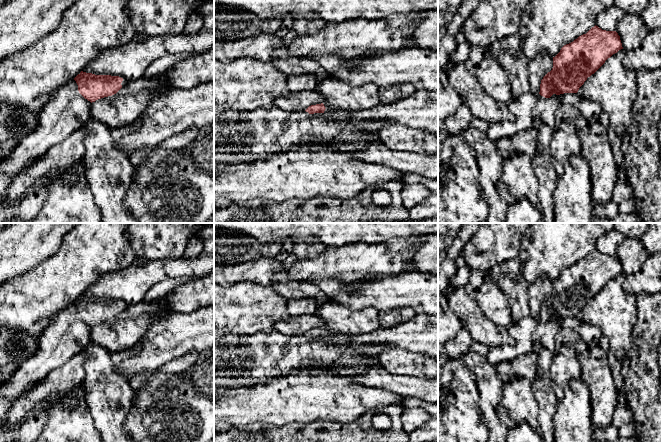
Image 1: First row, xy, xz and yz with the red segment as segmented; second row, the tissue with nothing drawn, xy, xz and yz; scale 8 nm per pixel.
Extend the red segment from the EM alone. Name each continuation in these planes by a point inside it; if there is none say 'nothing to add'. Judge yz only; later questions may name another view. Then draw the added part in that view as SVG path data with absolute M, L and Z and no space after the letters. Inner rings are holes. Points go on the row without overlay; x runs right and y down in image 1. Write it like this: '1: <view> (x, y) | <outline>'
1: yz (529, 333) | M530 315L521 319L515 324L507 327L510 336L515 340L514 345L501 345L489 348L486 359L490 365L497 366L503 362L512 362L515 358L536 352L539 347L544 347L554 353L556 348L556 334L561 329L557 322L545 322L540 318L533 318Z

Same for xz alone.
1: xz (338, 319) | M330 298L316 314L323 321L326 333L323 337L312 338L314 341L329 343L328 339L332 336L353 338L381 328L379 312L376 309L368 307L356 310Z

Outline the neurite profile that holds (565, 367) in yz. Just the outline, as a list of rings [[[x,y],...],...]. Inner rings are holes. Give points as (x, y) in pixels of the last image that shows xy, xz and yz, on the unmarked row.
[[[563,343],[558,353],[552,357],[550,381],[557,399],[561,399],[567,393],[572,380],[581,377],[577,354],[572,343]]]

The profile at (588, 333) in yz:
[[[579,316],[560,318],[557,323],[561,328],[569,328],[588,345],[589,349],[598,346],[603,336],[599,327],[582,321]]]

